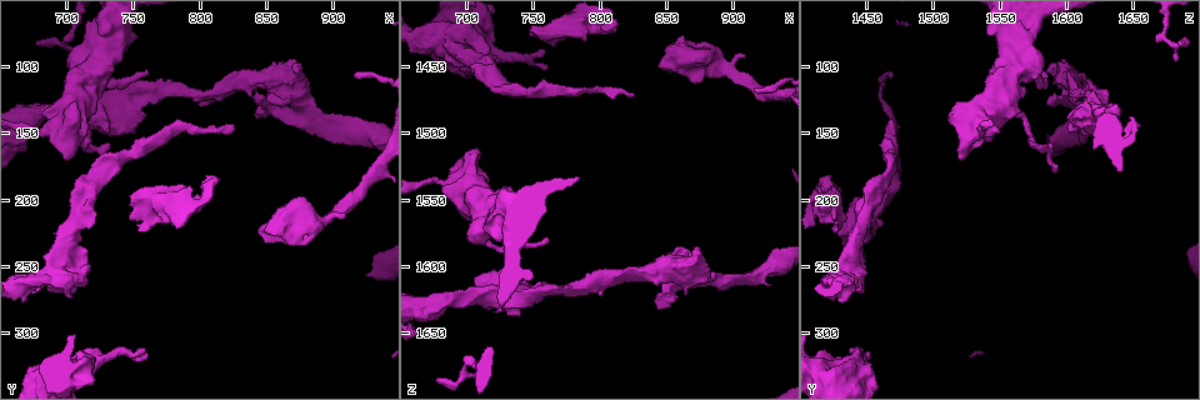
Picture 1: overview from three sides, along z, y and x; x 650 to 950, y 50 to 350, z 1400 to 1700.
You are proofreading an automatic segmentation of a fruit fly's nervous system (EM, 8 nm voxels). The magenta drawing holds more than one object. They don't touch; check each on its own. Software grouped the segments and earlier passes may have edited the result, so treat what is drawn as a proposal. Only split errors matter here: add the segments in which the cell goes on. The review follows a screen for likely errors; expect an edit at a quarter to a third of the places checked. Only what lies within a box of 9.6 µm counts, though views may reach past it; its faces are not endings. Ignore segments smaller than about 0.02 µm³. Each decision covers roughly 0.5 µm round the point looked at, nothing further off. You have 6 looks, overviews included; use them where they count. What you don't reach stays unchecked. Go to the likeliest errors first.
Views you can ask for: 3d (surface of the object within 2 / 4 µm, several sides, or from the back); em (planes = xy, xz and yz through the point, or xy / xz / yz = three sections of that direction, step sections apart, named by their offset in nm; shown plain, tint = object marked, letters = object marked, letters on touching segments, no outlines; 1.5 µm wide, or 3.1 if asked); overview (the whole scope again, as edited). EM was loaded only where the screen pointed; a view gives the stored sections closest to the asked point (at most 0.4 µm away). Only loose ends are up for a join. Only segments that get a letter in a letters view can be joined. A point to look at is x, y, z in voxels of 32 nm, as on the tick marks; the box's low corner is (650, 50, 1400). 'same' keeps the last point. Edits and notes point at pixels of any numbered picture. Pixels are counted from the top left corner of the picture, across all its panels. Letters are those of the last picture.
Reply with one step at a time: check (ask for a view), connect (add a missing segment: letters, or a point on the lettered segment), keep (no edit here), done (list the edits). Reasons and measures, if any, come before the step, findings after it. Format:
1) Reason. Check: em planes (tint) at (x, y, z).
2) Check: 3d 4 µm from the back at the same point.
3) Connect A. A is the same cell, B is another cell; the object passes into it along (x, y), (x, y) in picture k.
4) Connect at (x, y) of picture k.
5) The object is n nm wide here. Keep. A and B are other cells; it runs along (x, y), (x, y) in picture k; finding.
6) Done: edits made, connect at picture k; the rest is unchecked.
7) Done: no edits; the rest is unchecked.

Tapers out. Check: em 3.1 µm planes (plain) at (826, 146, 1472).

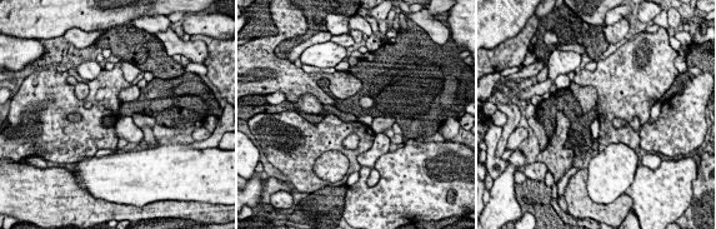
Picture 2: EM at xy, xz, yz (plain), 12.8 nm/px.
With the object marked. Check: em 3.1 µm planes (tint) at the same point.

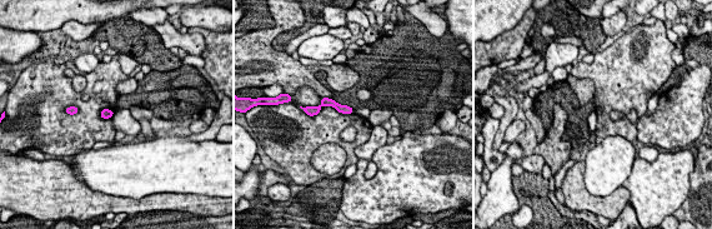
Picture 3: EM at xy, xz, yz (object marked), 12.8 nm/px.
Check: em 3.1 µm planes (letters) at the same point.

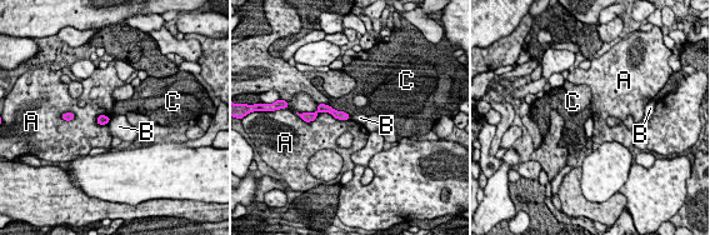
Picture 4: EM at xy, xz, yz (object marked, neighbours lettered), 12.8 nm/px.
Keep. A, B and C are other cells; none of them fits.

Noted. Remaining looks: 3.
Branch stops here. Check: em xz step 8 (tint) at (762, 106, 1580).

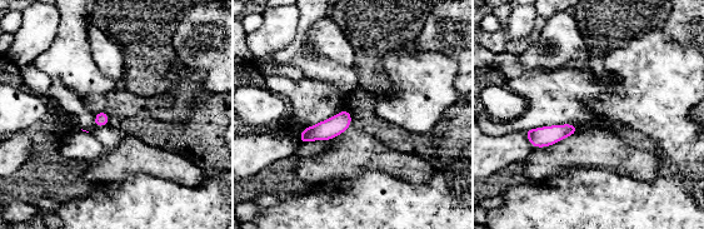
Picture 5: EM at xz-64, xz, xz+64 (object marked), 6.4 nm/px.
Another direction. Check: em planes (letters) at the same point.

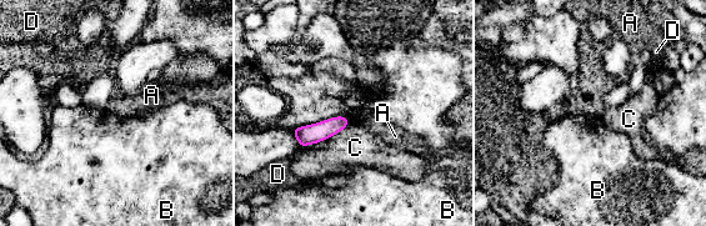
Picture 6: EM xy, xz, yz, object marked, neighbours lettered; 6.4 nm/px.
The longest contact is with B, 400 nm. Keep. A, B, C and D are other cells; a border runs along (351, 122), (331, 116), (291, 130) in picture 6; none of them fits.

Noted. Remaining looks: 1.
Free end. Check: em planes (letters) at (850, 134, 1632).

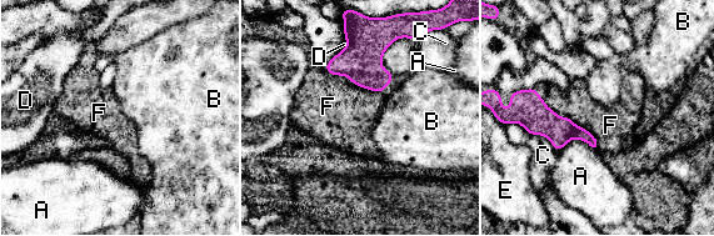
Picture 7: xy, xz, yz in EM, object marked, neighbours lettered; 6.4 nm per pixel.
Keep. A, B, C, D, E and F are other cells; a border runs along (324, 66), (380, 93) in picture 7; no lettered segment goes on from it.

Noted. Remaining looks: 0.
Done: no edits; the rest is unchecked.

